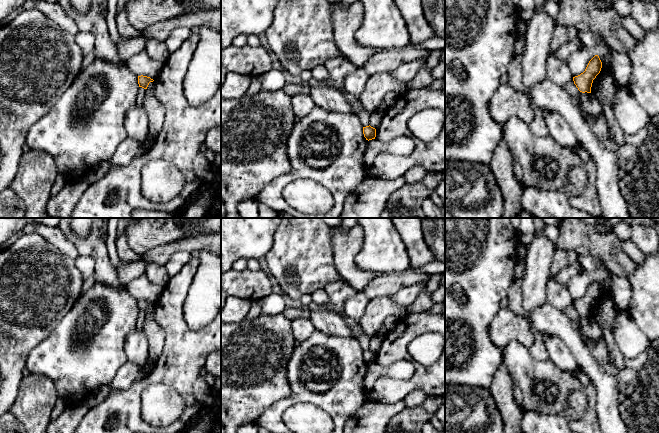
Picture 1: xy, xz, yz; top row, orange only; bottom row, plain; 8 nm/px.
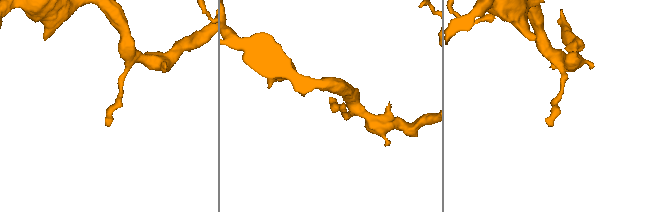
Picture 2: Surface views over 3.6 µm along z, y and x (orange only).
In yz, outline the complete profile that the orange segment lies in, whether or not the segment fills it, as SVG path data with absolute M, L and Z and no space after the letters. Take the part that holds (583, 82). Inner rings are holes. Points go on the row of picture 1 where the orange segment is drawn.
M595 55L588 63L585 71L573 77L573 83L563 85L564 90L574 97L579 104L579 109L586 115L593 118L603 116L602 105L597 98L591 95L593 80L600 73L602 62L598 55Z

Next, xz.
M337 87L337 89L347 95L352 107L353 112L359 117L363 126L363 134L366 140L372 140L376 137L376 129L369 125L370 114L361 108L358 97L351 93L347 93L343 87Z

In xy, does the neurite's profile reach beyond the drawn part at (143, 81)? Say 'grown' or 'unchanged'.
grown

